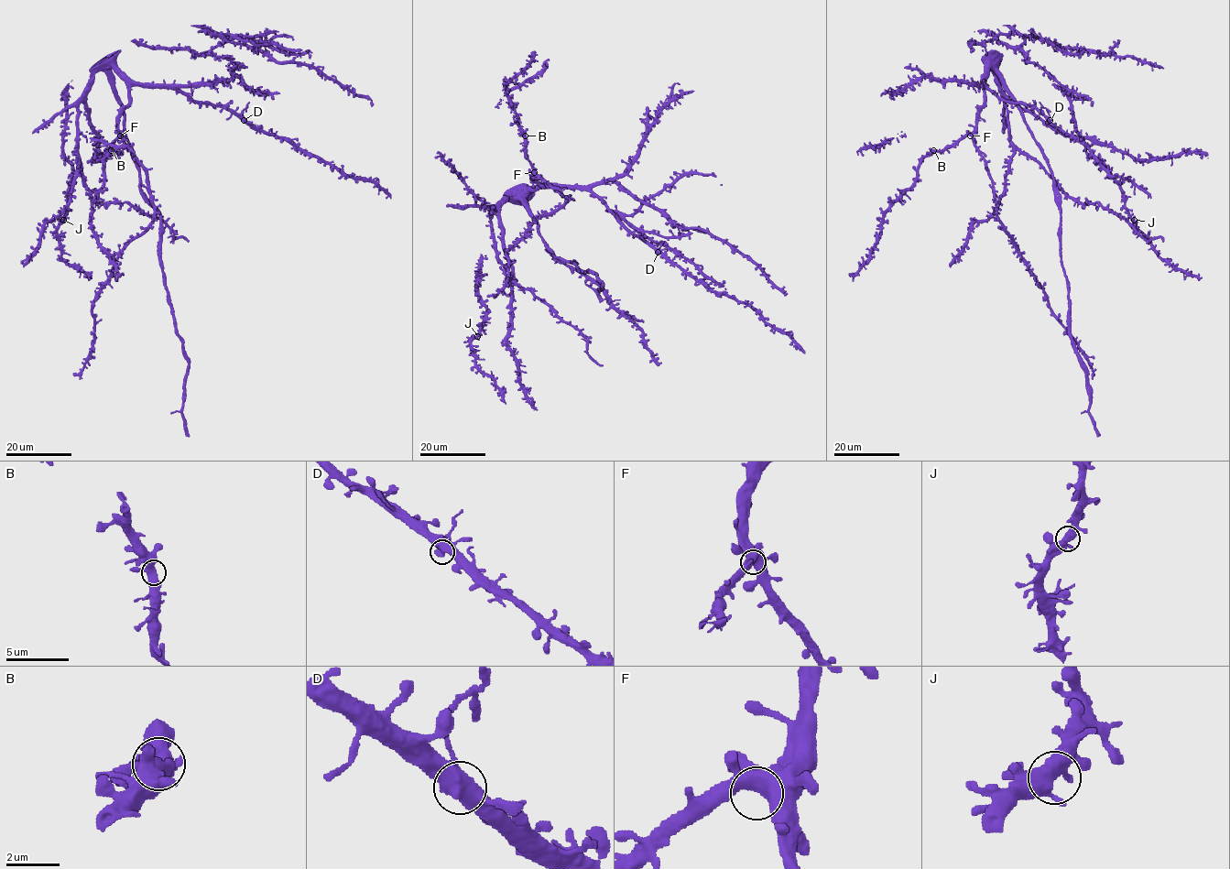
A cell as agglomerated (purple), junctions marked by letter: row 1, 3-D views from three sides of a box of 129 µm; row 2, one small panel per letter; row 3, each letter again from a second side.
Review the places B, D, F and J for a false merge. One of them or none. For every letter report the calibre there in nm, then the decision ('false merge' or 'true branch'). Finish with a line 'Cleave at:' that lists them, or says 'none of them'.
B: 440 nm | true branch
D: 480 nm | false merge
F: 480 nm | true branch
J: 460 nm | true branch
Cleave at: D

